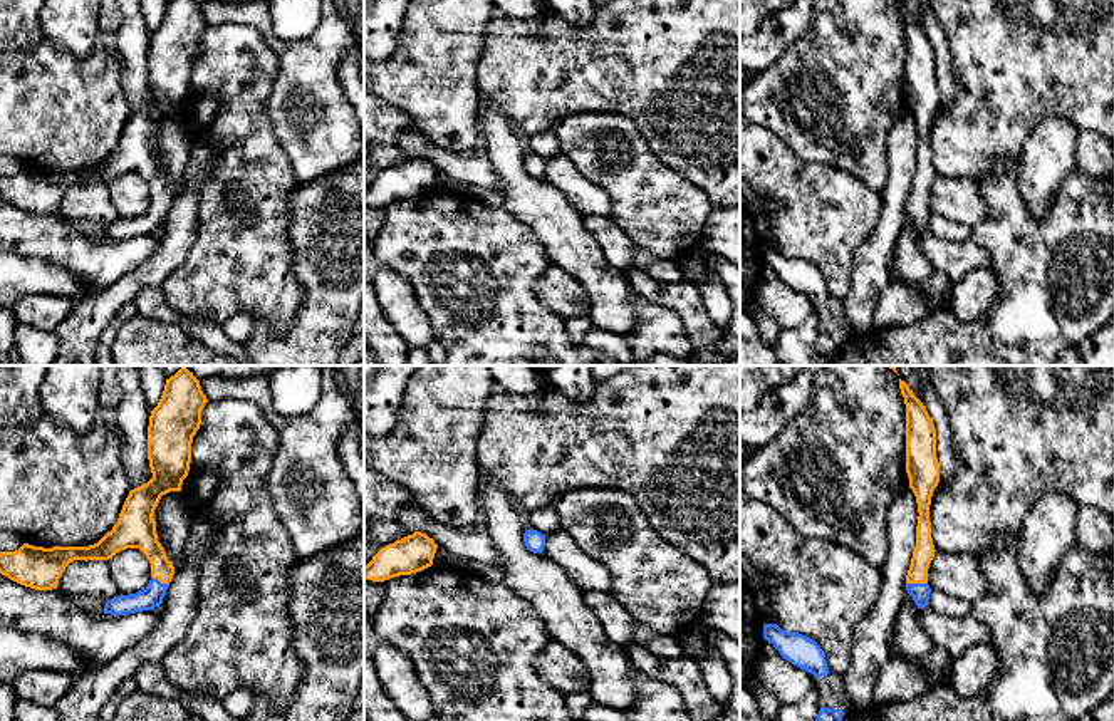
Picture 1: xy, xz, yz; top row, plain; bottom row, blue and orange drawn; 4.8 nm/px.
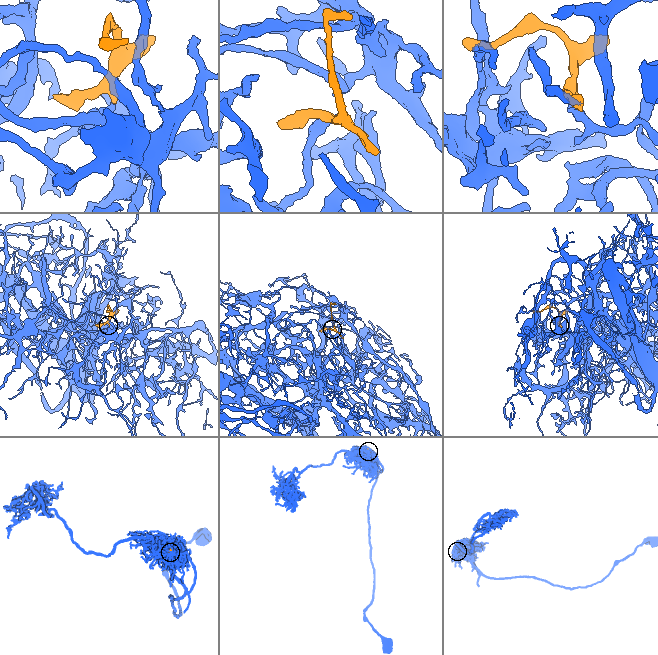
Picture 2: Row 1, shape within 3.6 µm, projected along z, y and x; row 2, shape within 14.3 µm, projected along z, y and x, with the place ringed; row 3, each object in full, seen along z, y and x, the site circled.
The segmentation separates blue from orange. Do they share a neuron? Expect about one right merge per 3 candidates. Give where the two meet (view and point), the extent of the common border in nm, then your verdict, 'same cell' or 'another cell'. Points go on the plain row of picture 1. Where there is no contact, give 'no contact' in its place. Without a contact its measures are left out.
yz (916, 208) | 100 nm | same cell

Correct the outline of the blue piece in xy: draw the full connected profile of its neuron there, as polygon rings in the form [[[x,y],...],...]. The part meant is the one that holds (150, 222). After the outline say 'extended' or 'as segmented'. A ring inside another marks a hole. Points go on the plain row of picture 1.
[[[171,0],[148,50],[148,84],[153,102],[129,116],[117,148],[89,171],[34,171],[0,176],[0,198],[35,213],[57,213],[65,191],[74,184],[109,184],[126,173],[139,173],[151,188],[146,213],[106,226],[104,238],[126,240],[154,235],[163,228],[174,191],[158,166],[154,134],[163,119],[181,116],[191,87],[193,60],[208,27],[195,0]]]; extended

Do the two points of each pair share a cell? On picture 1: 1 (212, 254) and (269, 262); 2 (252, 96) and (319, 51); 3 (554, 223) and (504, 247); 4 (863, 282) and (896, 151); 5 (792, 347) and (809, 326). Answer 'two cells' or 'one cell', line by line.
1: one cell
2: two cells
3: two cells
4: one cell
5: one cell

